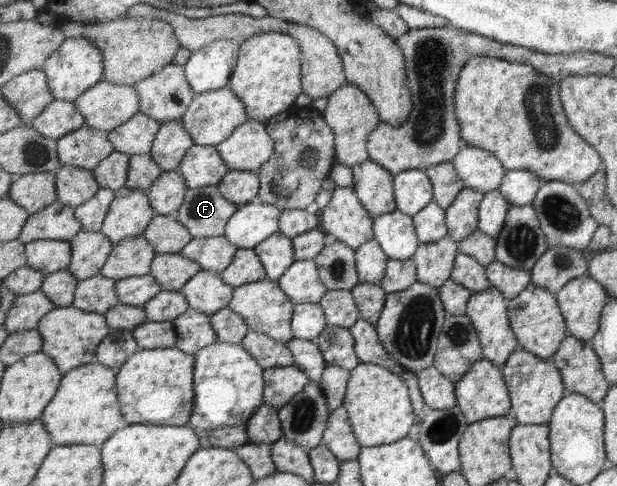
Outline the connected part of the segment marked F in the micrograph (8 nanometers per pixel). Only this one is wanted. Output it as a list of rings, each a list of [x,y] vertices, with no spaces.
[[[213,185],[190,189],[183,205],[174,216],[179,220],[179,223],[188,227],[191,235],[195,238],[219,237],[226,235],[227,224],[240,207],[241,204],[227,199],[222,191],[219,191],[218,186]]]

